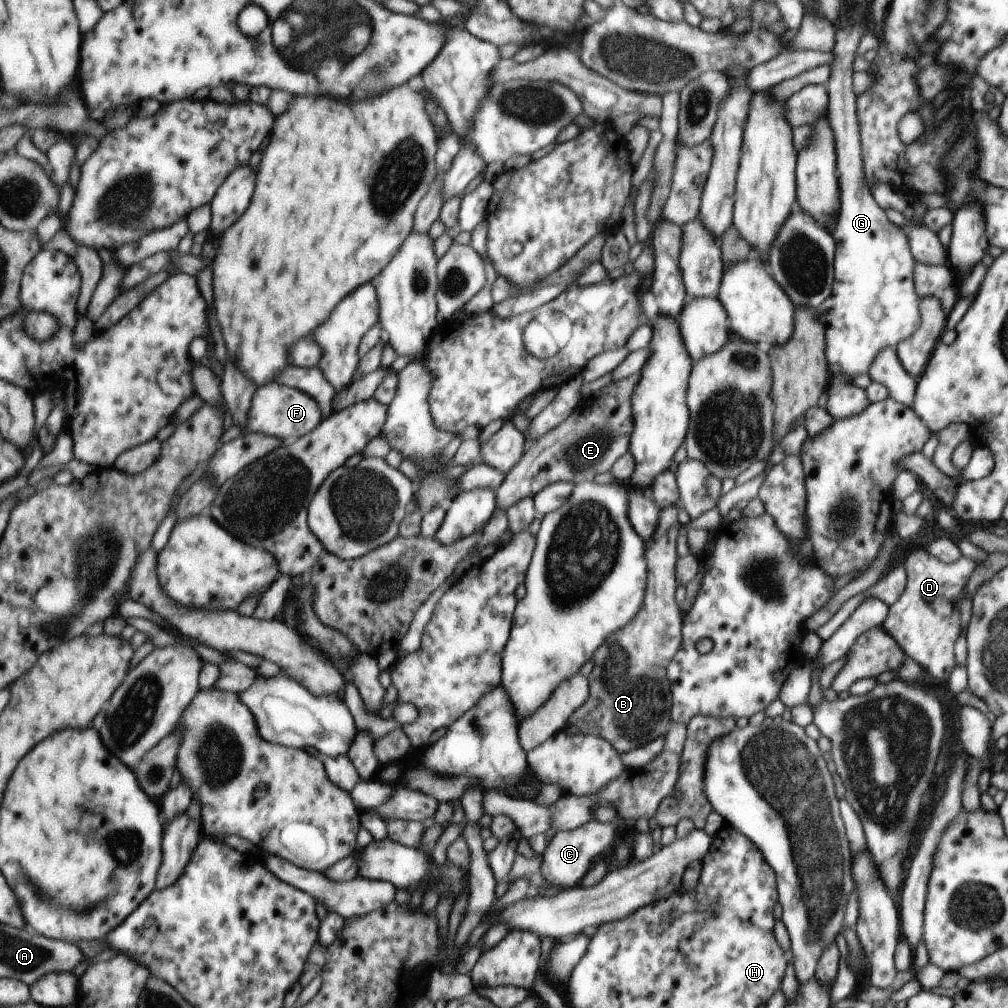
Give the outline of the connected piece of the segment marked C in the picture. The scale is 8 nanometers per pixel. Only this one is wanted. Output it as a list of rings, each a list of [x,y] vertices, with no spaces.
[[[589,820],[581,826],[581,832],[555,833],[543,853],[542,863],[539,866],[543,878],[555,886],[571,888],[577,880],[585,876],[585,872],[591,868],[591,864],[605,854],[617,836],[617,824],[601,824],[597,820]]]

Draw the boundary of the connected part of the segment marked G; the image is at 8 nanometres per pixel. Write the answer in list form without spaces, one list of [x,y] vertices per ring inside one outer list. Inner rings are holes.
[[[841,18],[833,26],[833,30],[835,30],[833,50],[831,50],[833,62],[831,62],[826,87],[828,94],[827,122],[829,122],[833,136],[837,136],[834,140],[835,160],[837,161],[835,168],[841,196],[839,197],[839,216],[830,232],[837,243],[837,250],[834,252],[834,283],[831,284],[831,294],[817,308],[813,307],[813,316],[826,329],[826,356],[831,372],[833,375],[841,374],[841,376],[854,378],[859,374],[867,374],[871,362],[885,346],[895,349],[901,340],[914,334],[919,328],[921,317],[918,311],[919,298],[914,291],[913,258],[909,254],[907,236],[897,226],[893,226],[887,220],[885,212],[873,202],[867,190],[867,184],[863,180],[865,174],[861,172],[861,158],[859,158],[861,150],[859,150],[859,136],[857,136],[857,122],[855,122],[855,96],[851,94],[851,72],[855,71],[851,62],[853,62],[853,54],[857,50],[859,38],[863,36],[865,28],[861,28],[859,24],[851,20],[845,22]]]

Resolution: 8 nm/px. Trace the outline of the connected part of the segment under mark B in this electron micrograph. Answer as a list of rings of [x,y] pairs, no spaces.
[[[667,506],[659,510],[655,532],[649,540],[642,540],[643,548],[647,544],[646,564],[646,590],[643,596],[642,606],[638,614],[629,620],[623,628],[611,632],[610,636],[601,646],[591,654],[591,661],[594,665],[587,675],[589,684],[588,697],[579,708],[576,708],[566,720],[565,727],[558,732],[567,732],[569,735],[584,734],[599,736],[609,742],[615,752],[627,752],[633,748],[639,748],[644,744],[658,739],[666,734],[670,722],[669,696],[670,684],[665,678],[665,669],[674,658],[681,643],[681,610],[675,604],[675,538],[677,538],[677,506]]]

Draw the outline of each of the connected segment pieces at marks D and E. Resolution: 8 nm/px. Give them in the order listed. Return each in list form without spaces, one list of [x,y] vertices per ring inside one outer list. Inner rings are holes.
[[[924,545],[910,548],[905,554],[901,563],[906,572],[906,585],[901,595],[889,605],[891,616],[885,617],[882,624],[902,646],[907,657],[915,660],[937,682],[945,682],[954,666],[954,642],[961,626],[958,598],[969,574],[978,564],[963,555],[959,560],[945,564],[923,548]]]
[[[639,373],[611,381],[607,386],[582,397],[571,414],[535,440],[525,454],[505,473],[501,486],[494,490],[495,510],[507,510],[519,500],[535,496],[548,484],[558,481],[573,485],[591,481],[601,472],[610,472],[613,462],[628,451],[631,422],[631,392],[638,384]]]

